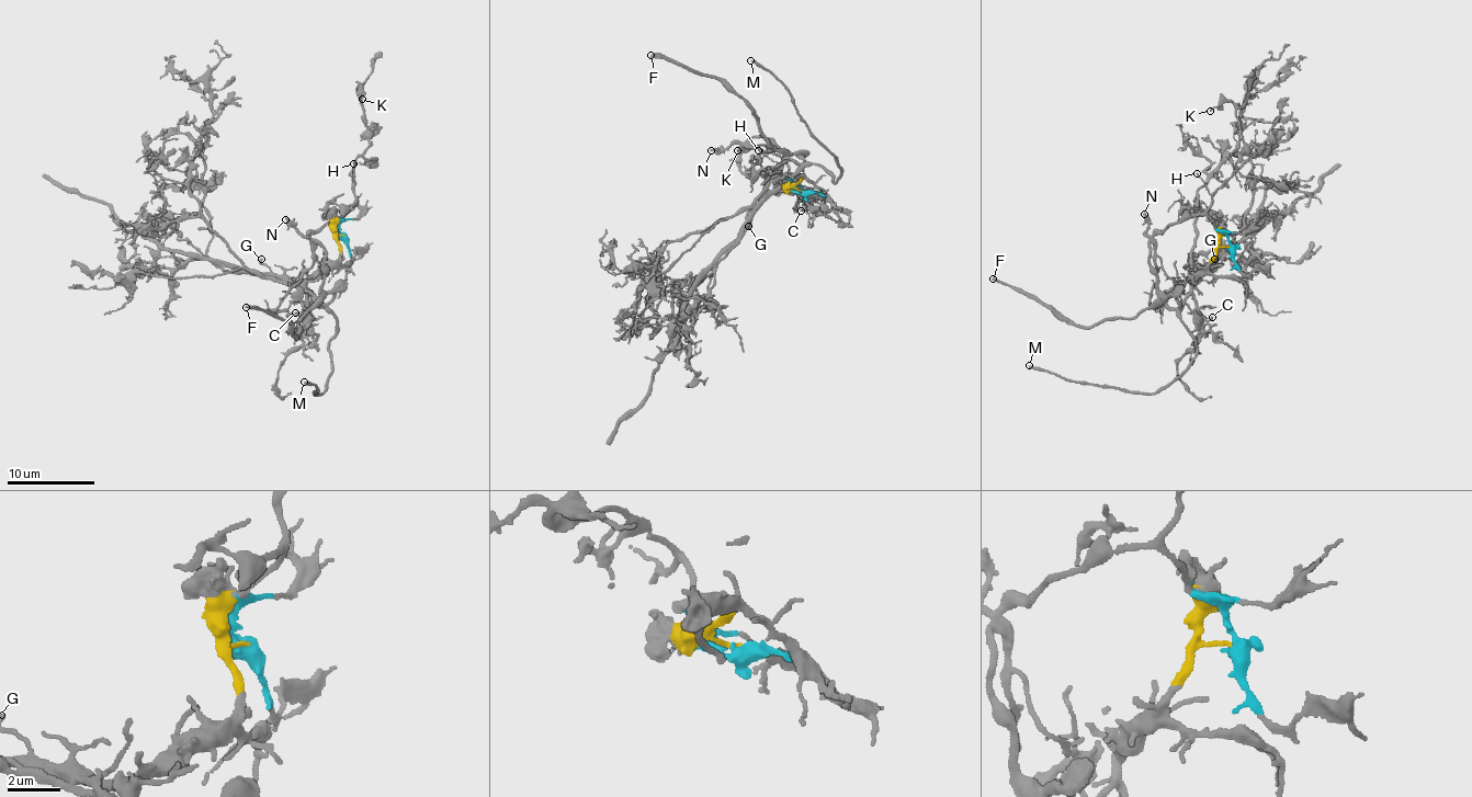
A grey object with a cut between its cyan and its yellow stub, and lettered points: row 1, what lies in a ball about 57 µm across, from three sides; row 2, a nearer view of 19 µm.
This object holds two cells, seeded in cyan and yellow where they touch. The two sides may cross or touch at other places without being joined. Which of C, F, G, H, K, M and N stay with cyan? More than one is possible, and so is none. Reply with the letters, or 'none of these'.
F, H, K, N

